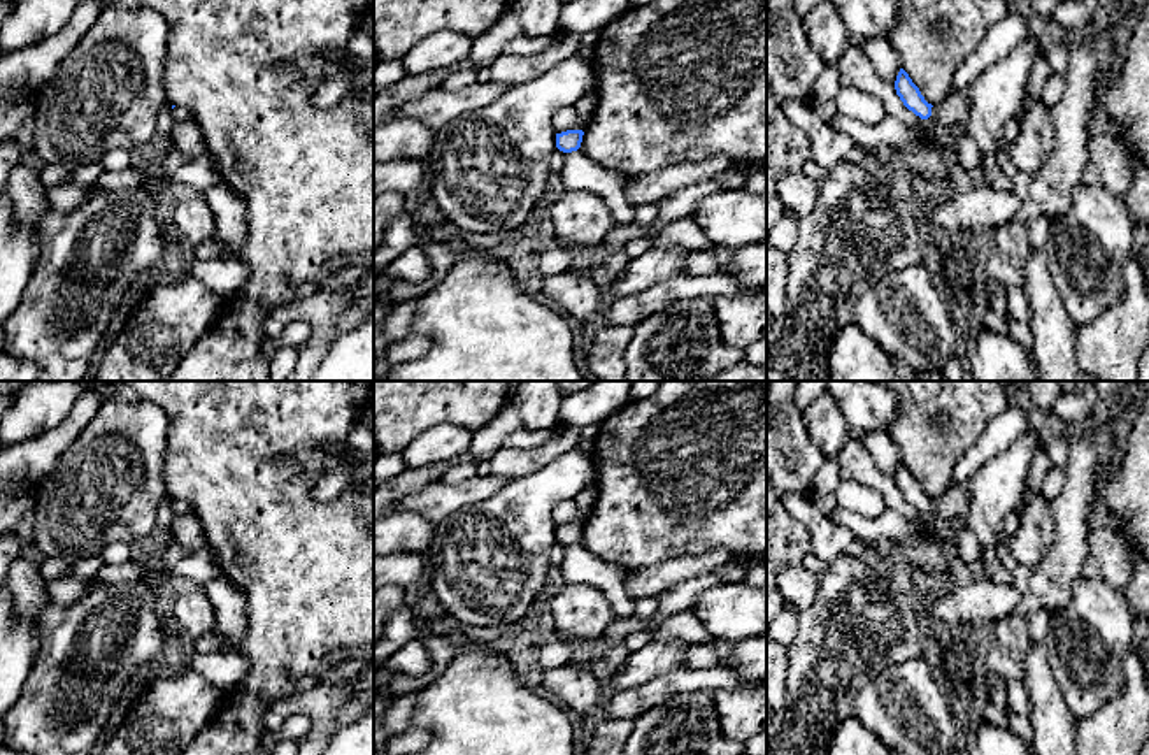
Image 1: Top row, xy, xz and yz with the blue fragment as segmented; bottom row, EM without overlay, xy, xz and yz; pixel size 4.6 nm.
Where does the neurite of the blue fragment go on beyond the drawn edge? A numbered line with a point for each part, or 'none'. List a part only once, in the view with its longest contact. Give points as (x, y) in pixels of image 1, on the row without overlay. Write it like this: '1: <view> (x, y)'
1: xz (579, 566)

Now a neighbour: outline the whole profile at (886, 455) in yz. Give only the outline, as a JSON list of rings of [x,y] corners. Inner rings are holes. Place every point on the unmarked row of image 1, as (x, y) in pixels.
[[[870,430],[860,437],[874,457],[884,476],[895,478],[902,462],[900,449],[893,444],[886,430]]]

